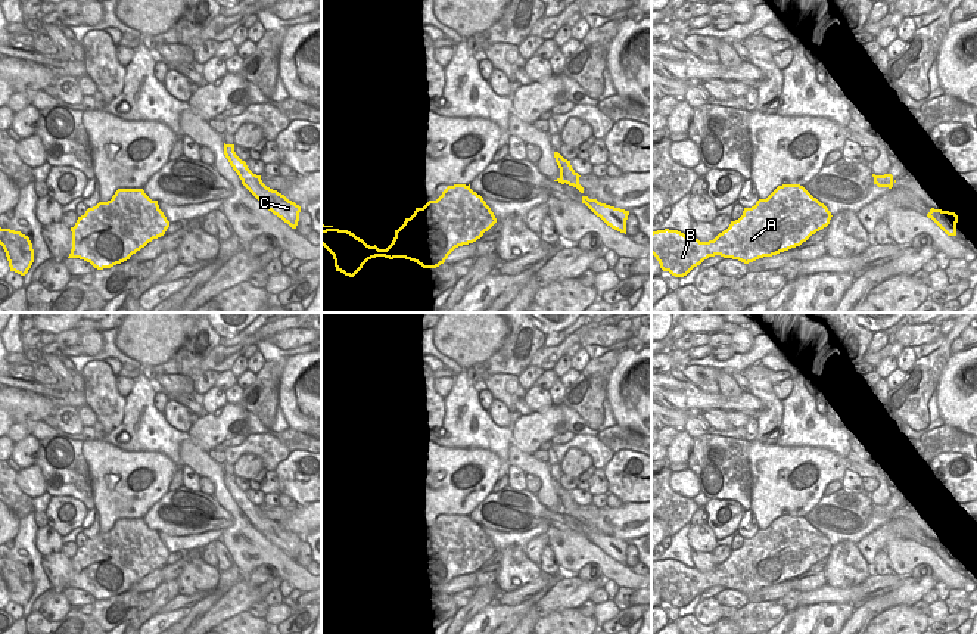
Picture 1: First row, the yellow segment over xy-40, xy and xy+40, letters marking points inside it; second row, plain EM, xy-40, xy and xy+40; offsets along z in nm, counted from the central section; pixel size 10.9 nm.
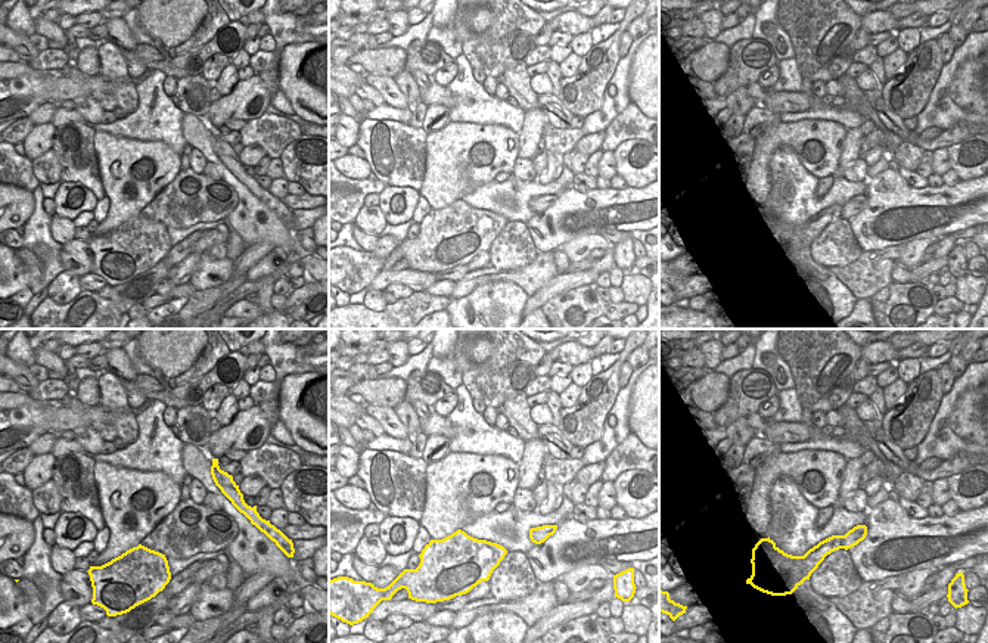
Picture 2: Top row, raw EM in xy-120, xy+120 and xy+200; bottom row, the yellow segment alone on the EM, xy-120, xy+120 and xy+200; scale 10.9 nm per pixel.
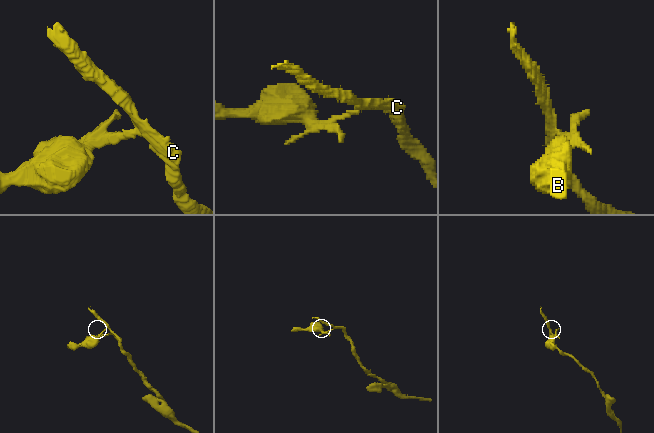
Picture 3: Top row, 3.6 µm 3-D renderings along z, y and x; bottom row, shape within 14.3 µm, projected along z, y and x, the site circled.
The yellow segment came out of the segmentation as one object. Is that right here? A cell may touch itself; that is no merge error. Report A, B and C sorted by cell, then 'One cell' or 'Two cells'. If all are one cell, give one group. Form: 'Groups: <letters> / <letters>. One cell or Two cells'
Groups: A B C. One cell.

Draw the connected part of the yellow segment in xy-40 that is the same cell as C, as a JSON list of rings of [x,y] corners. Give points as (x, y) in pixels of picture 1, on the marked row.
[[[224,143],[224,155],[228,159],[233,170],[237,173],[242,184],[274,215],[287,223],[292,229],[296,229],[299,221],[301,206],[289,201],[284,195],[267,187],[261,175],[253,174],[245,161],[242,161],[236,152],[234,144]]]

